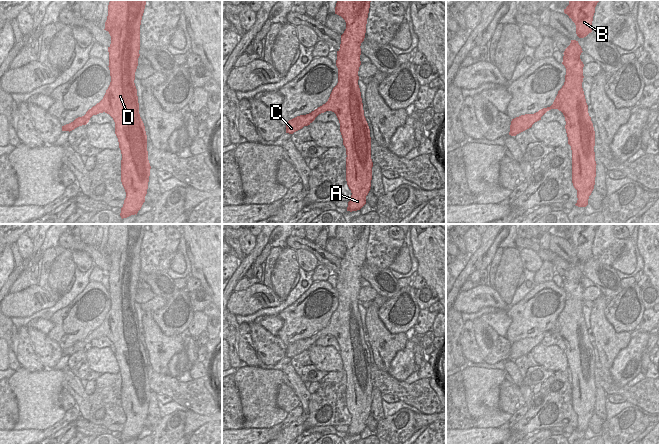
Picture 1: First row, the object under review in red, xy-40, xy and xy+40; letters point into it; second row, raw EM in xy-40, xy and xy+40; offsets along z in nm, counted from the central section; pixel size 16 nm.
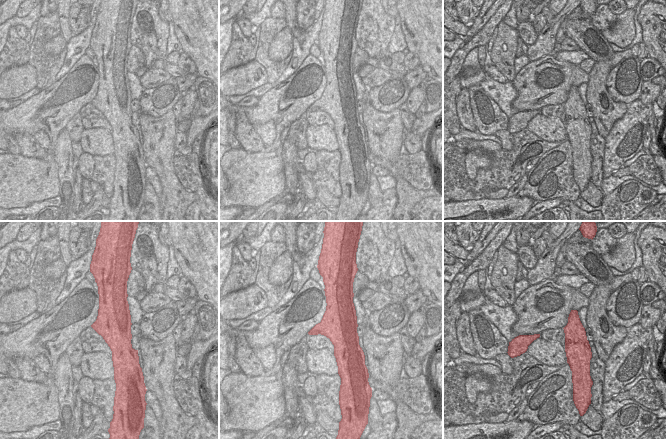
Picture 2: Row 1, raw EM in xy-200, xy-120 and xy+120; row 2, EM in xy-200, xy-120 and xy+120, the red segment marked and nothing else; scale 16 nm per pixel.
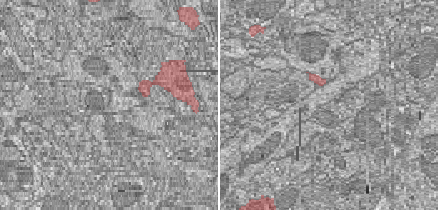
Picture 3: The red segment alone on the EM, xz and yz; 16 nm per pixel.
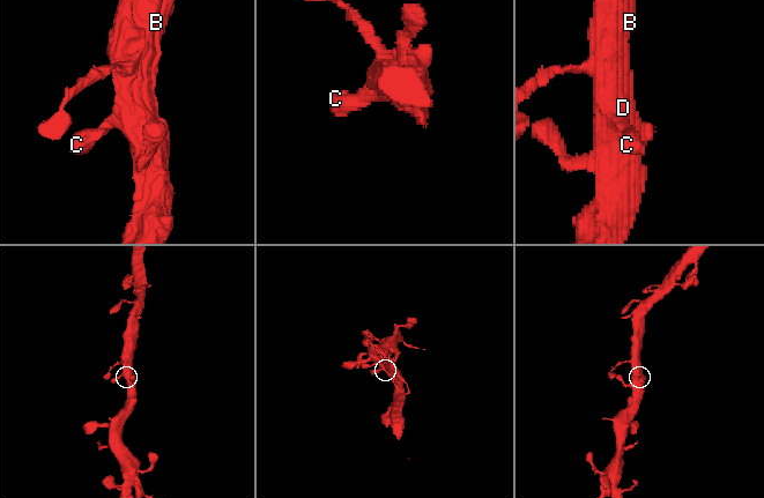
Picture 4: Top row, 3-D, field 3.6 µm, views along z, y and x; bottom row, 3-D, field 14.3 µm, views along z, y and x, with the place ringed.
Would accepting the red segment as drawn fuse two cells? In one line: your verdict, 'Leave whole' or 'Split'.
Leave whole

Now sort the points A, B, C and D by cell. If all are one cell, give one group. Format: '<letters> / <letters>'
A B C D

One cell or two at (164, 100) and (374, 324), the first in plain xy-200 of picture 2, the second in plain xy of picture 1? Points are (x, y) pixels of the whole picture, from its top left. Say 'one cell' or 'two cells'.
two cells

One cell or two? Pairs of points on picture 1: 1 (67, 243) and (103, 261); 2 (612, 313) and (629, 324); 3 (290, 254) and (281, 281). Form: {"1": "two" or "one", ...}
{"1": "one", "2": "one", "3": "one"}

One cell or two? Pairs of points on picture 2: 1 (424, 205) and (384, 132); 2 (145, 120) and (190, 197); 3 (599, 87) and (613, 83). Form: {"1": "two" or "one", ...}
{"1": "two", "2": "one", "3": "two"}

